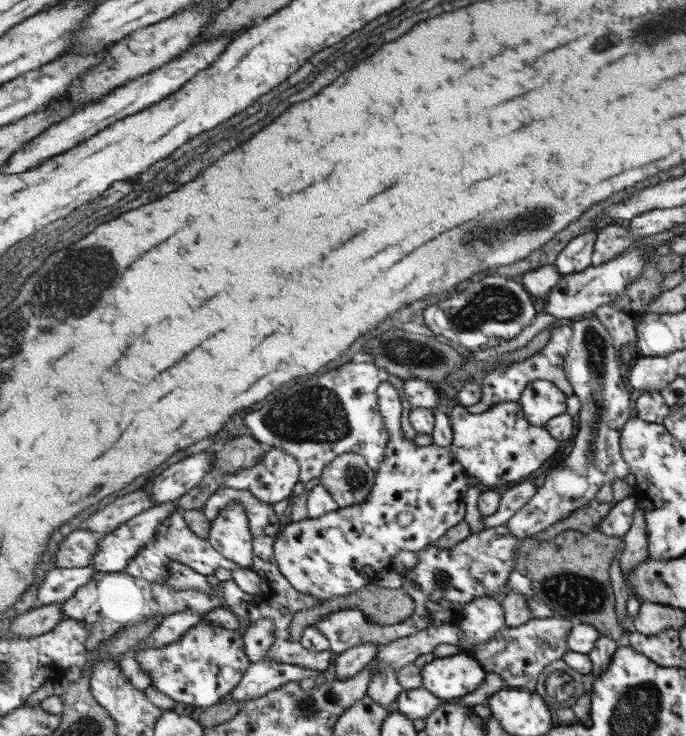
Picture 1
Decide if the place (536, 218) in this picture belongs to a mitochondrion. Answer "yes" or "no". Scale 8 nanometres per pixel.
yes

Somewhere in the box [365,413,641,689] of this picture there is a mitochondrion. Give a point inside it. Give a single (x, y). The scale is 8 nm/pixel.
(579, 594)

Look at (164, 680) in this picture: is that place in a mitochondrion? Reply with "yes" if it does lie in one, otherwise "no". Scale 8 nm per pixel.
no

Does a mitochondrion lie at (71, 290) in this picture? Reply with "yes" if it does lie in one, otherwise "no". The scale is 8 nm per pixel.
yes

